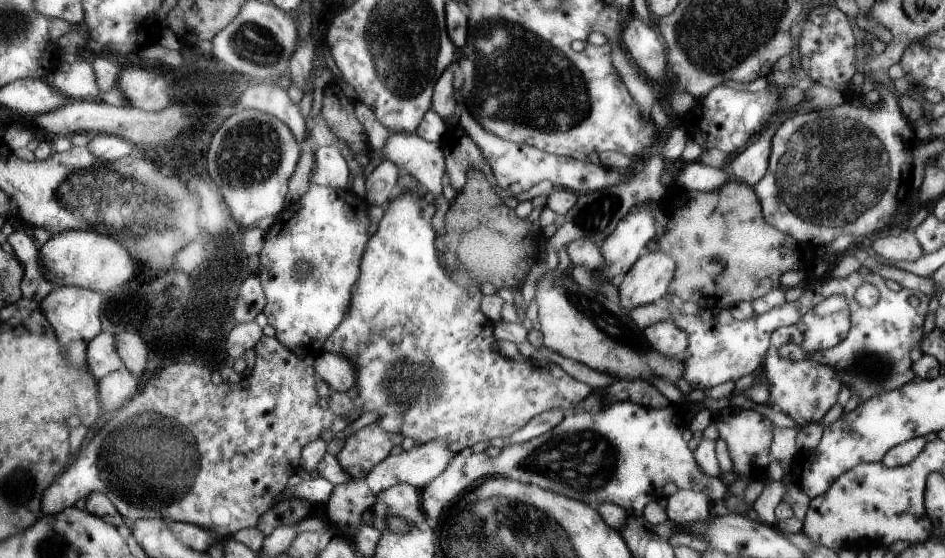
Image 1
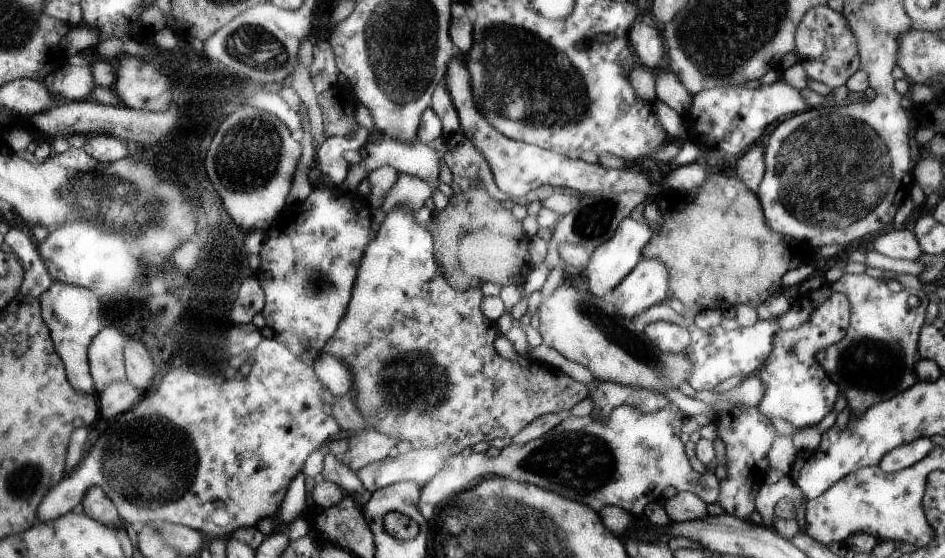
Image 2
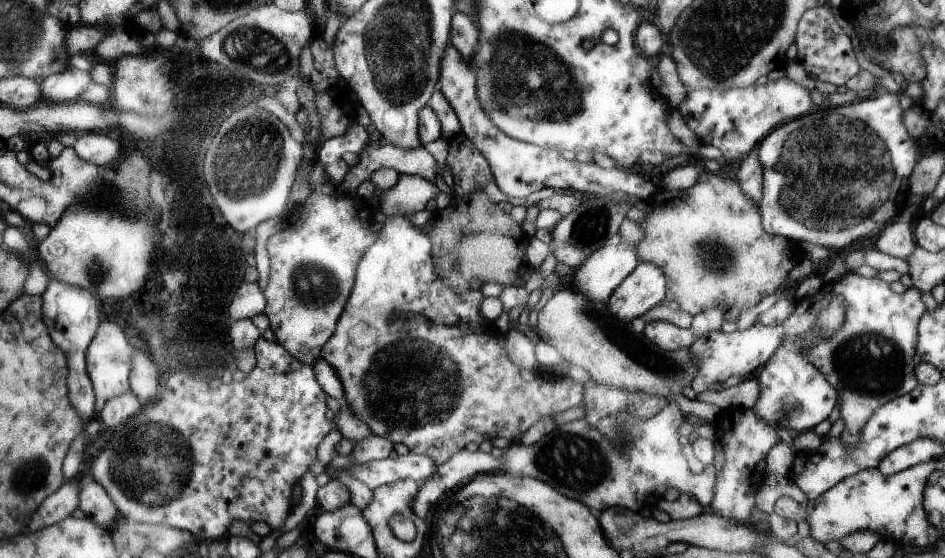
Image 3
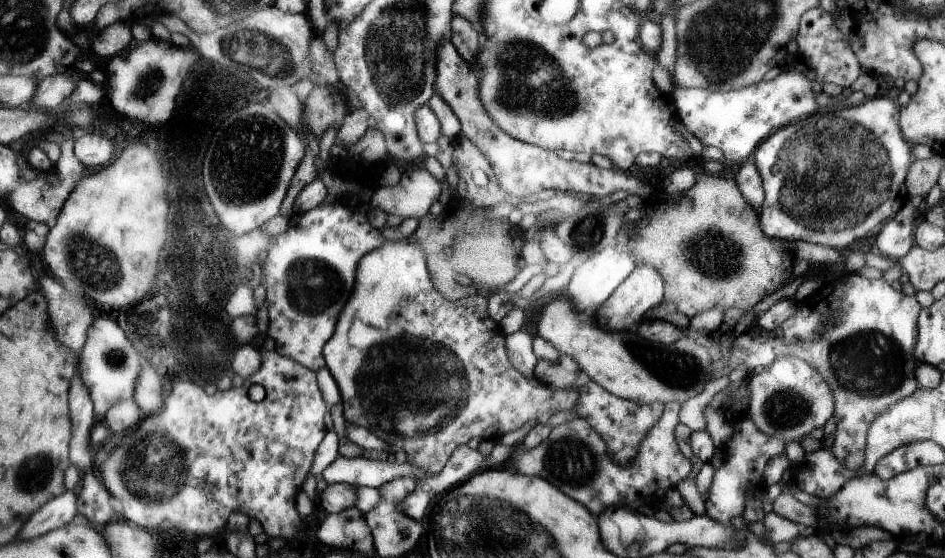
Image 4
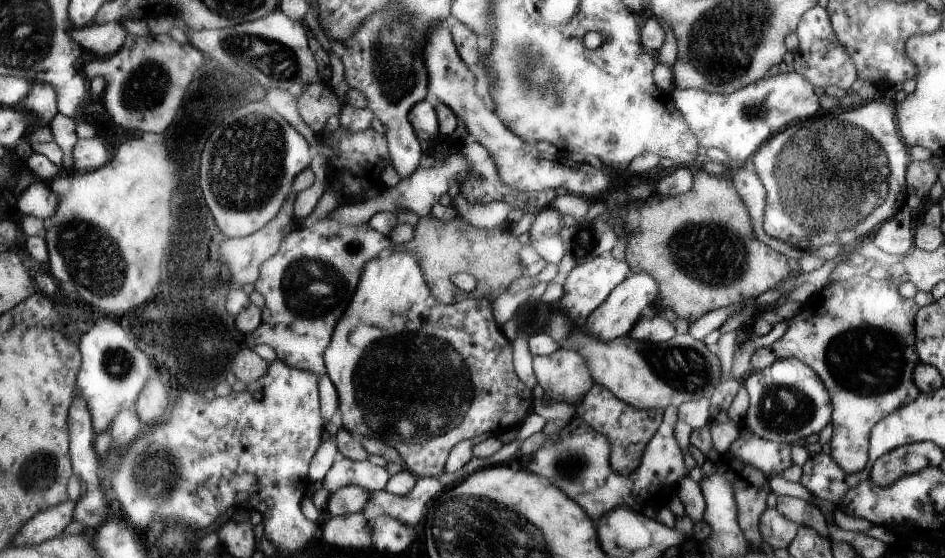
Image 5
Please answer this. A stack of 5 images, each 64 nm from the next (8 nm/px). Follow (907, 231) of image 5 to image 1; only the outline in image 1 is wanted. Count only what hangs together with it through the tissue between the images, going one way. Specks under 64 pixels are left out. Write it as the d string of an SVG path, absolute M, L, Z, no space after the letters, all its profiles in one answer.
M905 230L897 232L895 238L889 236L877 238L873 242L873 250L879 256L893 262L915 262L925 254L919 240L915 238L915 232L905 232Z

